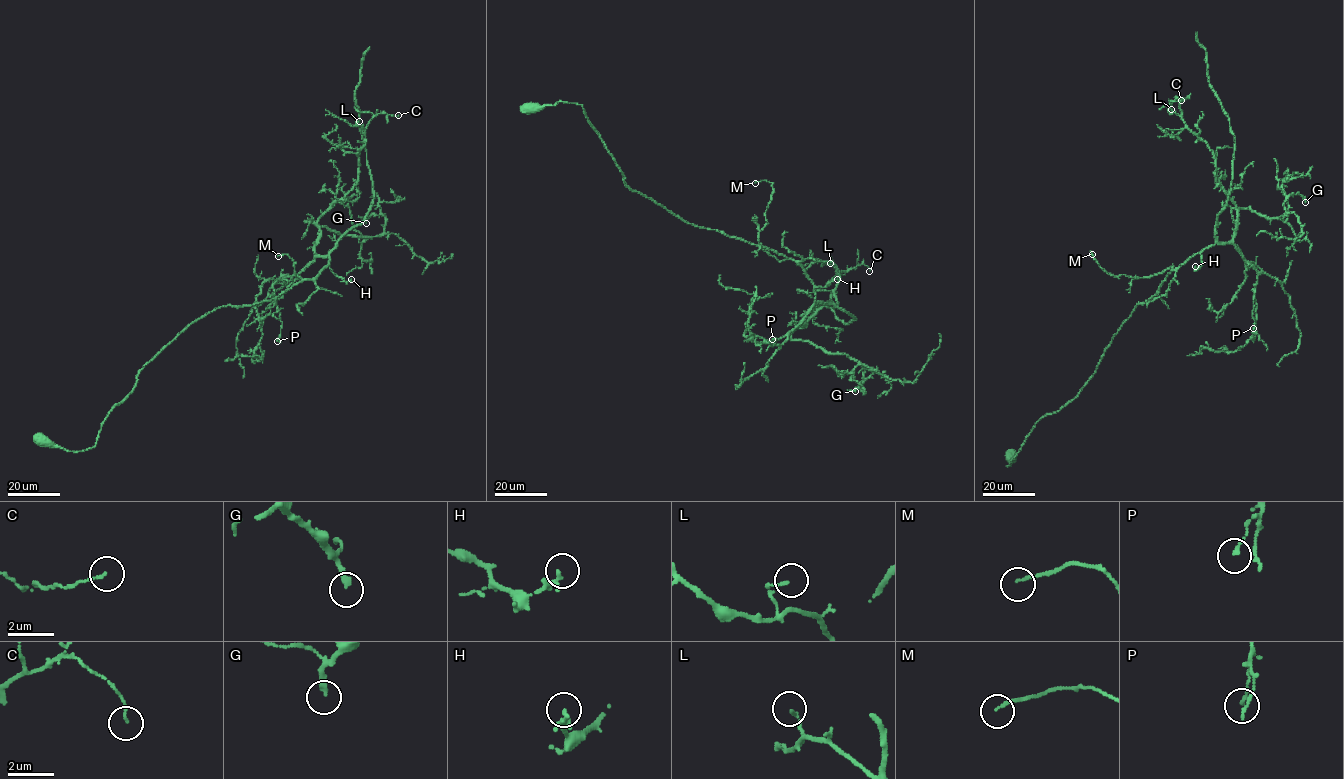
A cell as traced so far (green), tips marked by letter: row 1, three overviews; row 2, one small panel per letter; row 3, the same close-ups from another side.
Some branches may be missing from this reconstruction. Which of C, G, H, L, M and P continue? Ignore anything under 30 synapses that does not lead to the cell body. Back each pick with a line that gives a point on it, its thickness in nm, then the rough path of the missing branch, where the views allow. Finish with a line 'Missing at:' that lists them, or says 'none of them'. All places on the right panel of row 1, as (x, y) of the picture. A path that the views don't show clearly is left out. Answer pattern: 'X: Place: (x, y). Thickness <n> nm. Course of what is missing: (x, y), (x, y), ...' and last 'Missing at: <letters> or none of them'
Missing at: none of them

